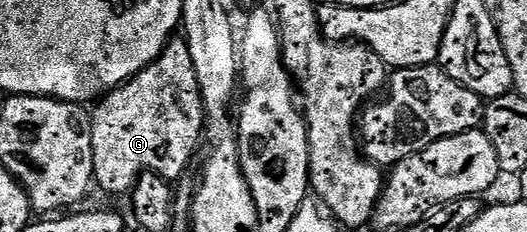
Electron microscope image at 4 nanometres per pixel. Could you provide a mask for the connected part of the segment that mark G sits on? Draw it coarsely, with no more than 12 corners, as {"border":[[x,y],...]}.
{"border":[[185,36],[106,94],[97,188],[185,175],[208,125]]}

